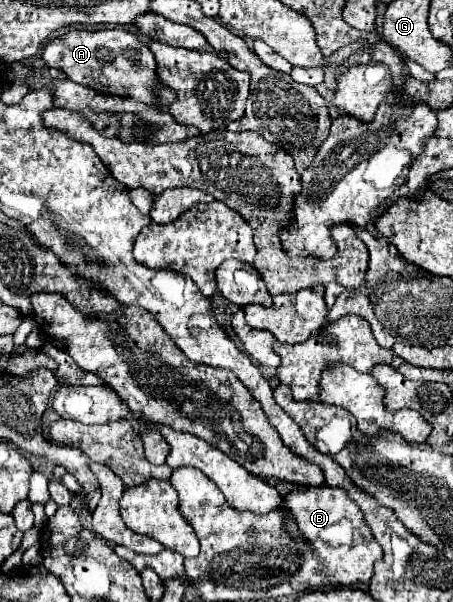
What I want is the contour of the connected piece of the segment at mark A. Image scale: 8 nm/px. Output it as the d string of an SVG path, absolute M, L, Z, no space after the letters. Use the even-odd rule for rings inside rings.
M72 29L56 39L52 39L44 51L42 59L48 67L56 67L66 73L66 77L84 87L92 87L106 95L132 97L142 103L160 103L168 107L174 99L174 93L156 79L156 63L152 51L136 35L124 29ZM154 87L154 91L152 91Z

